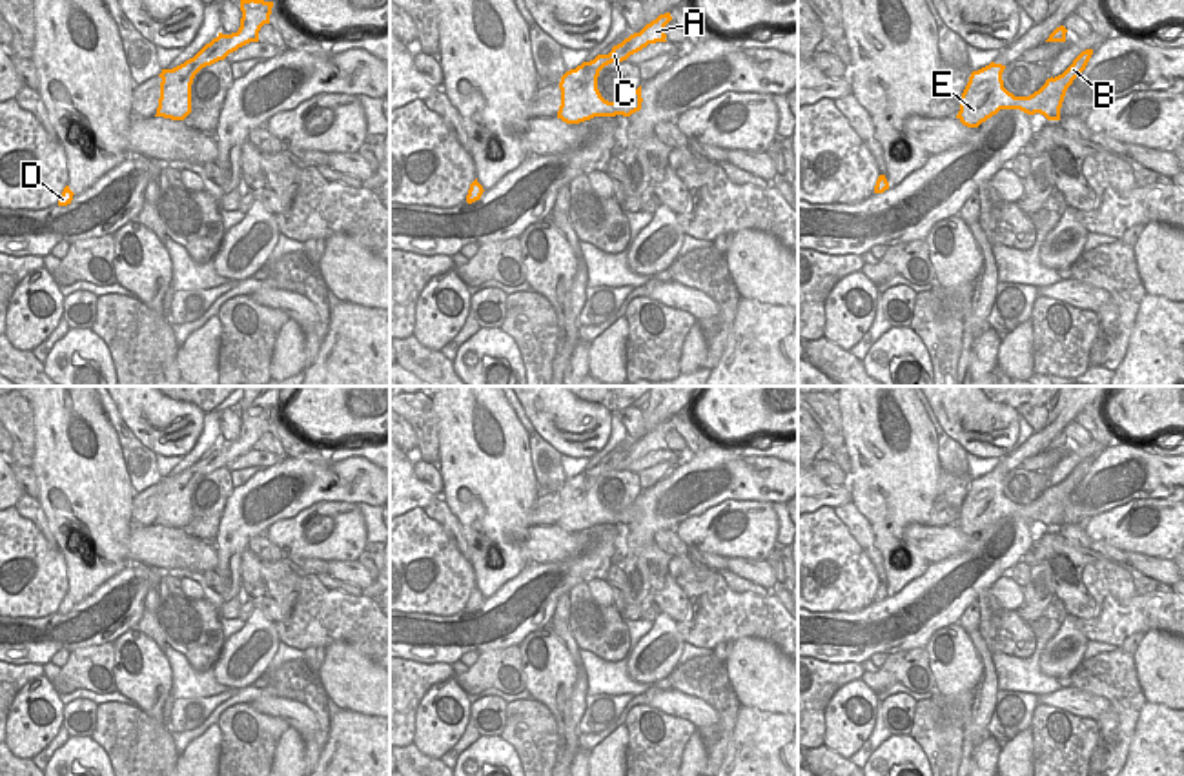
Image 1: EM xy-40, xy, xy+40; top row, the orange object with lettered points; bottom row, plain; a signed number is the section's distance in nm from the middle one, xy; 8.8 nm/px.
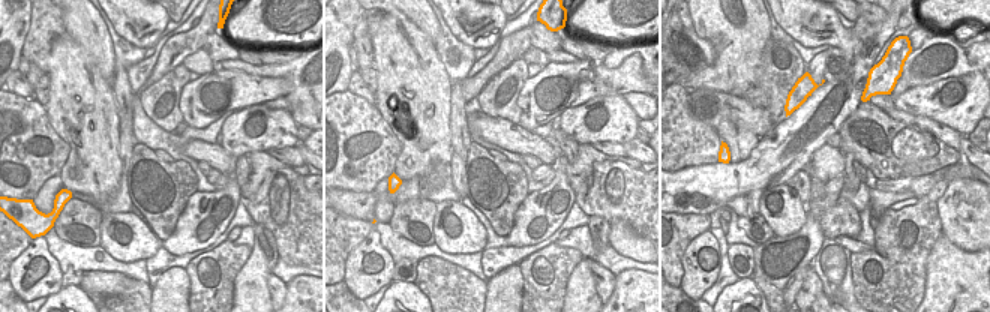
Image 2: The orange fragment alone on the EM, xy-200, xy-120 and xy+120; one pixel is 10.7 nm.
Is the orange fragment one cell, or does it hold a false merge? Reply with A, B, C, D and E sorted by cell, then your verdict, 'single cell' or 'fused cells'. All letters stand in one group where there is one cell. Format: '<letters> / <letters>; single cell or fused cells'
A B C D E; single cell

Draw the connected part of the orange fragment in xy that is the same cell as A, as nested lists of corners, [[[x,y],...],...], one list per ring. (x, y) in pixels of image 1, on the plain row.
[[[670,421],[659,423],[647,432],[639,441],[630,443],[621,452],[614,454],[608,463],[597,463],[590,470],[583,470],[576,477],[561,485],[561,514],[557,526],[566,532],[579,532],[594,525],[630,525],[641,517],[641,494],[621,510],[608,510],[597,497],[599,479],[612,472],[623,470],[630,463],[641,459],[648,452],[667,450],[665,434],[672,428]]]

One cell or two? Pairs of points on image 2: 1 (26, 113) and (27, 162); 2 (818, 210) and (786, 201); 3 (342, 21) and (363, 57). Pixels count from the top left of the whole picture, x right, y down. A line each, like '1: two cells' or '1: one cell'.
1: one cell
2: two cells
3: two cells

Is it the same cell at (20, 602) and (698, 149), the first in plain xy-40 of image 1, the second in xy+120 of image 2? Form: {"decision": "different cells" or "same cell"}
{"decision": "same cell"}

